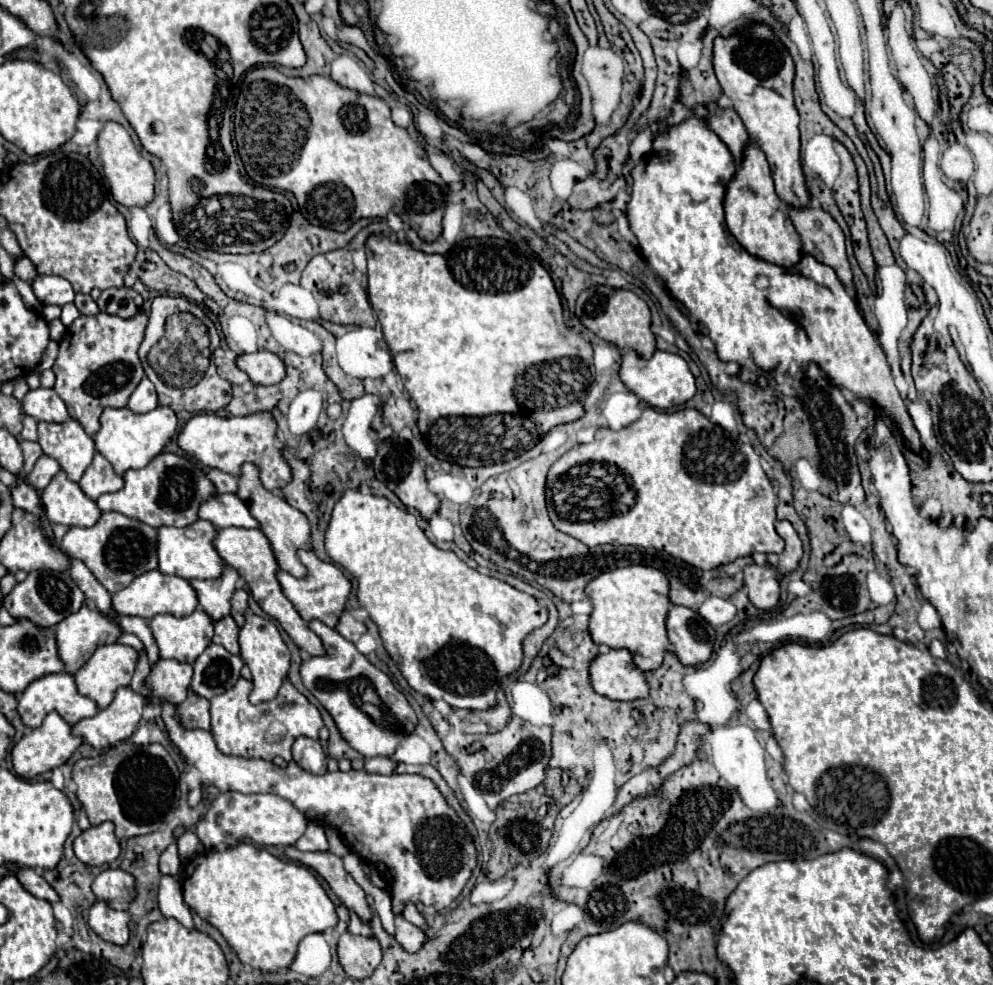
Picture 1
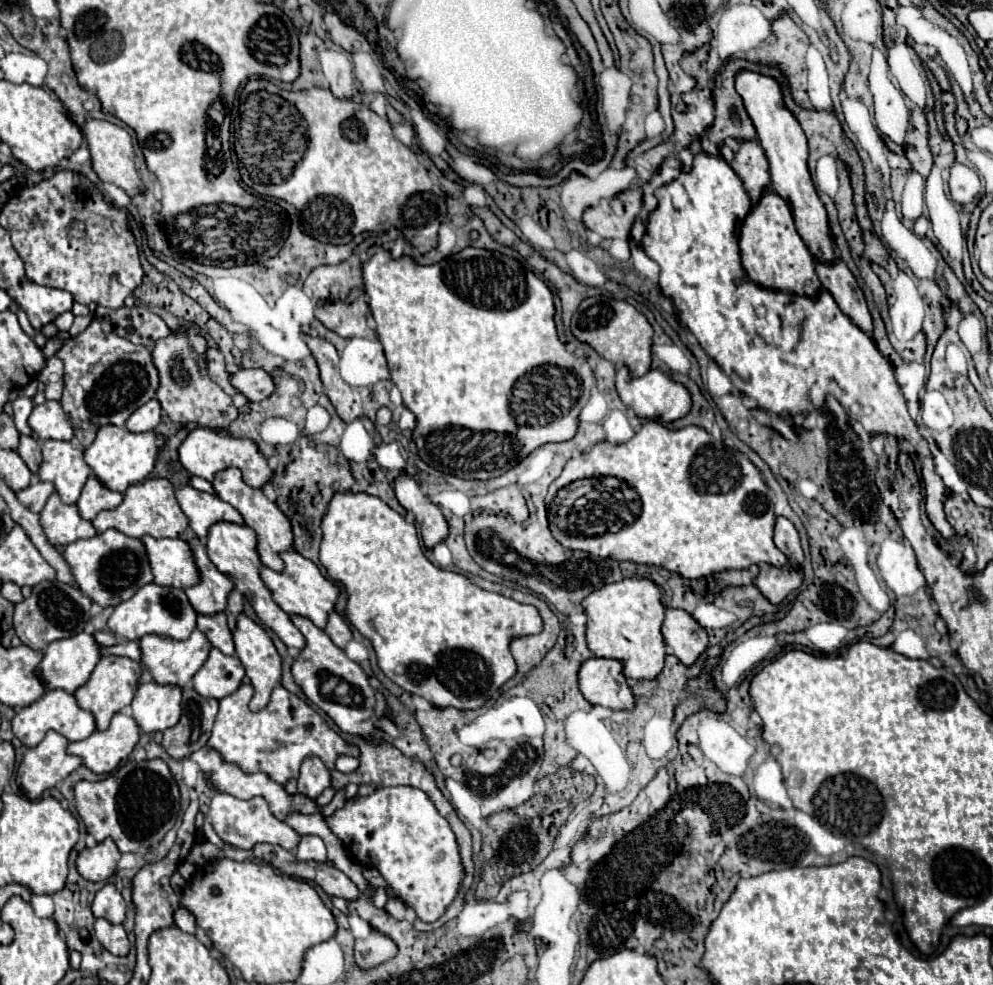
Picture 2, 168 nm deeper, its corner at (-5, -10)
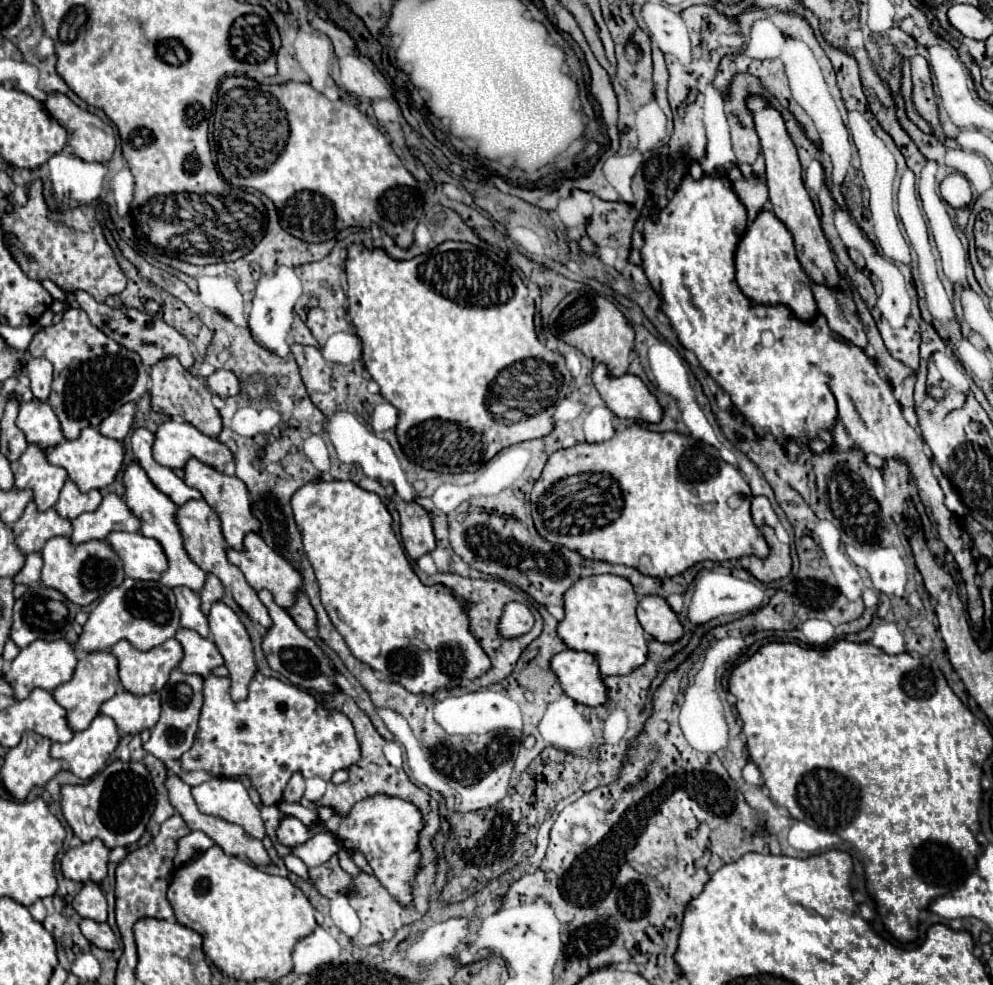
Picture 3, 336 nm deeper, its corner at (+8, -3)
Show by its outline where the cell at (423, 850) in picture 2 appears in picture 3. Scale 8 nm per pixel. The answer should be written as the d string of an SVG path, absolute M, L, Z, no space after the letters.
M374 795L372 799L364 799L352 807L350 815L340 819L338 837L352 849L358 849L368 859L374 875L388 889L390 895L400 899L400 903L410 903L412 893L410 885L418 871L418 833L424 827L422 815L418 807L412 803L404 803L404 799L392 799L386 795Z

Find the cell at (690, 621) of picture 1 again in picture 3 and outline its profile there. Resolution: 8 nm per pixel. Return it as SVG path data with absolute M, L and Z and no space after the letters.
M646 595L640 599L638 621L650 637L660 639L662 643L670 643L682 637L682 625L676 613L670 609L666 599L658 595Z

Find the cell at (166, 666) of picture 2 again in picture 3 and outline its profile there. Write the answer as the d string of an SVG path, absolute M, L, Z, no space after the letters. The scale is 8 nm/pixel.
M168 639L166 643L150 651L138 651L128 641L120 641L112 647L112 655L118 659L118 675L124 689L132 695L150 695L150 693L160 691L166 685L170 671L180 663L184 653L182 653L180 643L176 643L176 639Z

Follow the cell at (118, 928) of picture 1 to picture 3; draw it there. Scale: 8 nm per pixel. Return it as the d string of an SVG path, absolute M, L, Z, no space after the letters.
M82 919L80 929L82 929L82 935L84 935L92 945L96 945L98 949L106 949L106 951L118 949L116 935L112 933L112 929L110 929L108 923L96 923L96 921L92 921L92 919Z

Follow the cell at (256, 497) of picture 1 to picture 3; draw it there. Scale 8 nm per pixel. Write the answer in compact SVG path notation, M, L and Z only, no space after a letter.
M188 459L186 467L184 467L184 483L188 487L192 487L192 489L198 489L202 493L202 499L216 511L216 515L220 517L224 541L232 549L244 549L244 545L242 545L244 535L248 531L258 531L258 521L252 515L246 485L238 477L228 477L228 475L224 475L224 473L204 465L204 463L200 463L198 459Z

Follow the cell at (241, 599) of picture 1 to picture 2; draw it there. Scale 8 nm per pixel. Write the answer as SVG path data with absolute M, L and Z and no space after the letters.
M233 590L233 592L229 594L229 600L227 600L227 610L225 610L227 620L229 620L229 628L231 628L231 630L235 630L237 616L239 616L241 612L243 612L243 594L241 594L241 592L237 592L237 590Z

